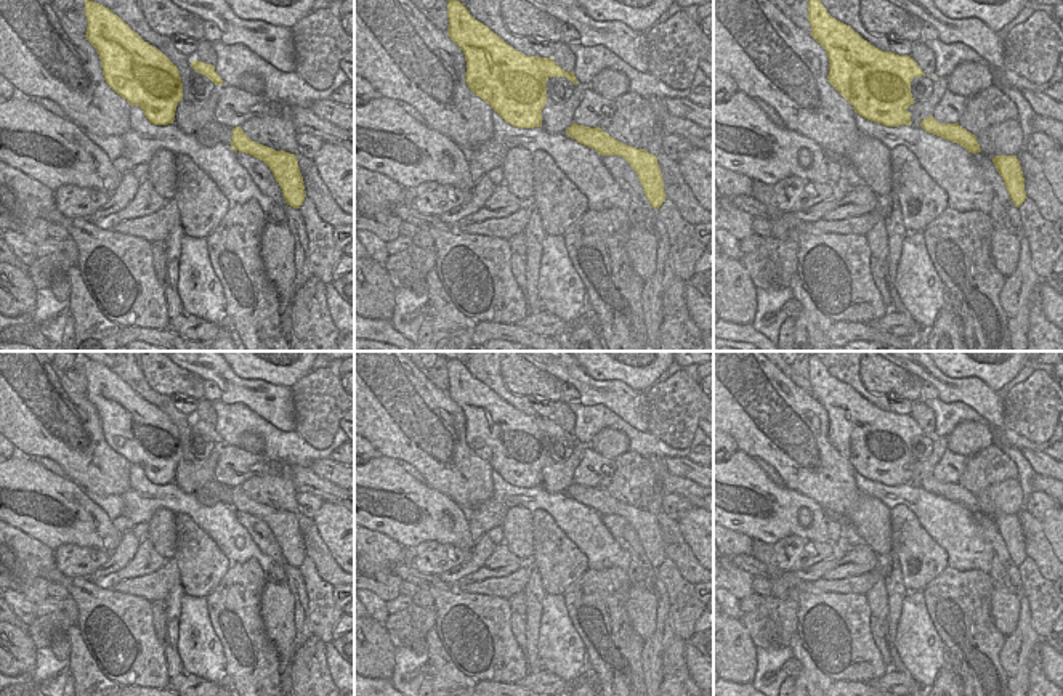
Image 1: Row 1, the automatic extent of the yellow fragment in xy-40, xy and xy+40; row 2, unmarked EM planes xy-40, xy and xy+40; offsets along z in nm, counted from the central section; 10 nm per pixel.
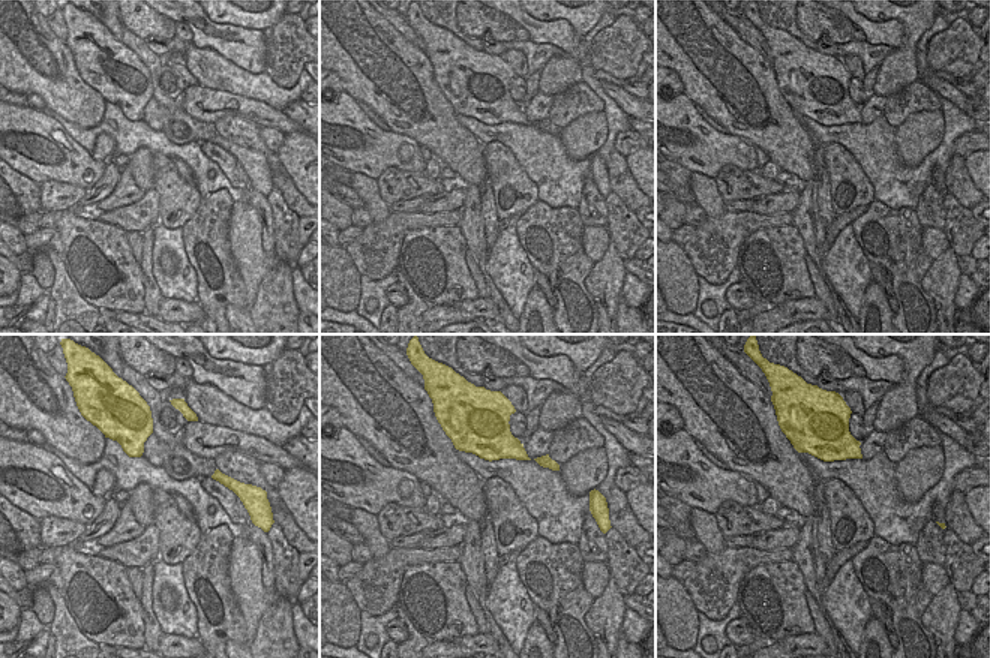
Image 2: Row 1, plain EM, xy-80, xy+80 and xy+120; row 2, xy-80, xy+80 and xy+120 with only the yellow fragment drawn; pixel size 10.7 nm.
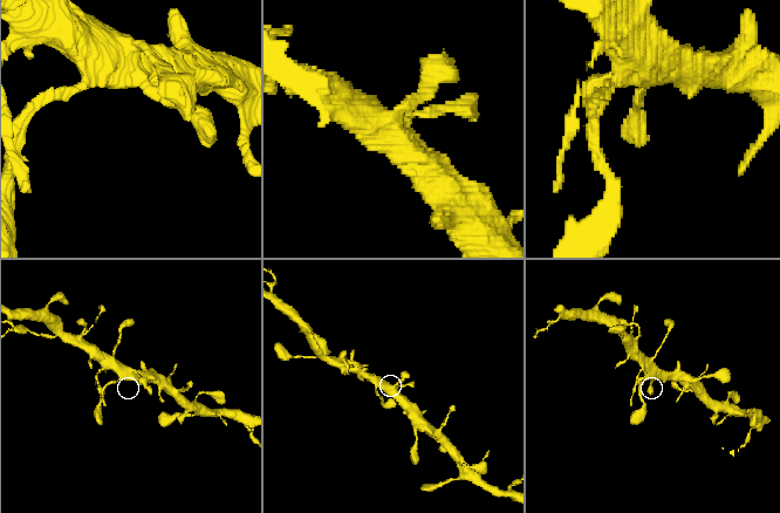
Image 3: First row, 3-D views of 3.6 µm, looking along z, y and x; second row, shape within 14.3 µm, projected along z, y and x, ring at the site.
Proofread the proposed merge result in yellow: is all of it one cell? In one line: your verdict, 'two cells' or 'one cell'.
one cell

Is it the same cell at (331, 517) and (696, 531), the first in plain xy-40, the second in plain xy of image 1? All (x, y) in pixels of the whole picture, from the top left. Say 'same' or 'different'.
same

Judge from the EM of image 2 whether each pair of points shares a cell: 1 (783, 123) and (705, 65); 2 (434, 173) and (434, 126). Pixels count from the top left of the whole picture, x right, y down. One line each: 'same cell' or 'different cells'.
1: same cell
2: different cells

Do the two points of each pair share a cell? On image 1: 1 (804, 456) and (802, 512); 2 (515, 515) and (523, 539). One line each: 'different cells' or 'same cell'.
1: different cells
2: same cell

